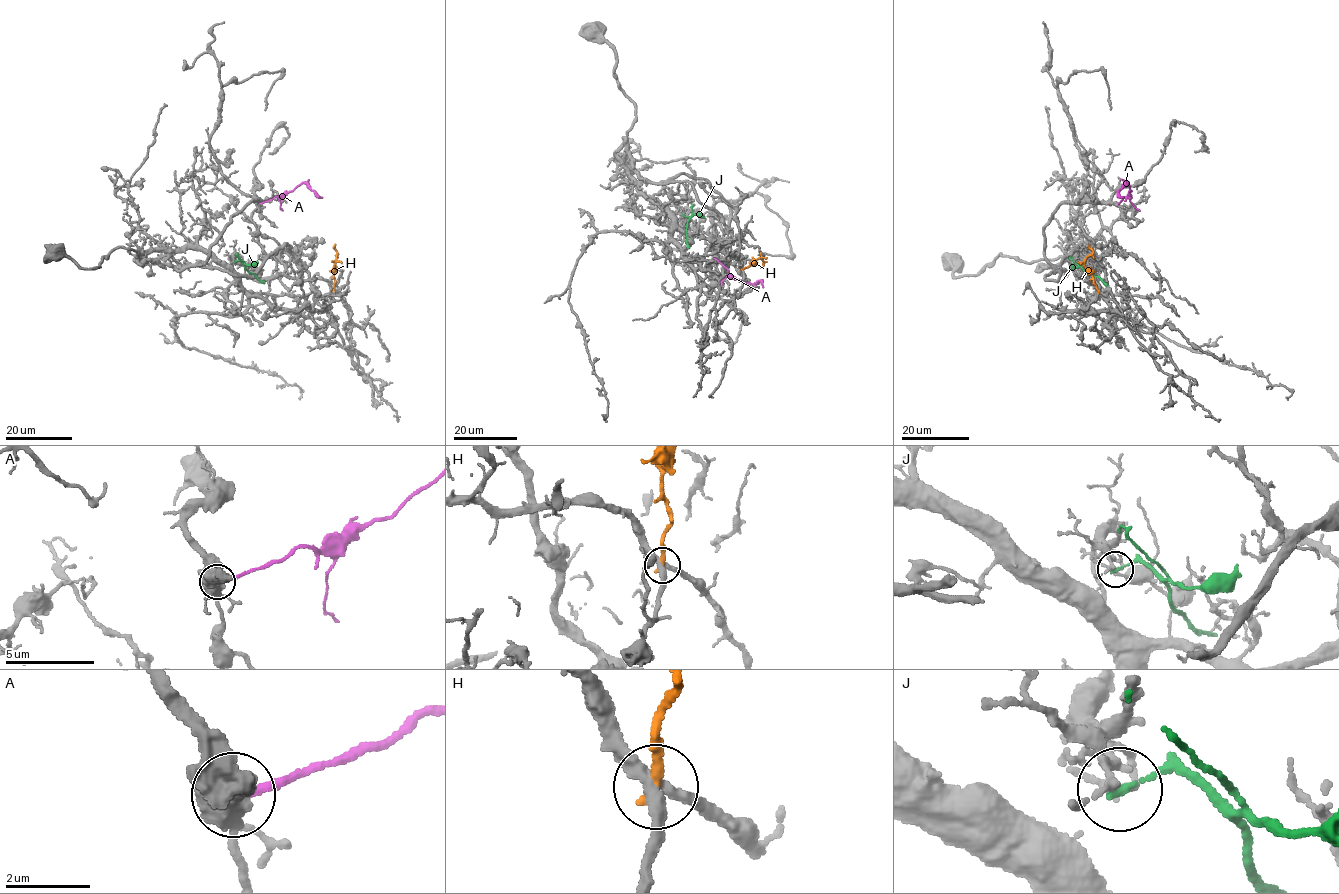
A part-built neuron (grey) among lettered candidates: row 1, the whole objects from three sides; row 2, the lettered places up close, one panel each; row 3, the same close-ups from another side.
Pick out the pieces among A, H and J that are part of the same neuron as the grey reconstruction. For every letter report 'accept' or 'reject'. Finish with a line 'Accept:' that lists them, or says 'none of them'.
A: accept
H: reject
J: reject
Accept: A

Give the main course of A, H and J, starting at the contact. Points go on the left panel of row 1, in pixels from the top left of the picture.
A: (260, 203), (280, 197), (303, 182), (322, 198)
H: (333, 290), (334, 243)
J: (235, 262), (239, 260), (264, 283)

